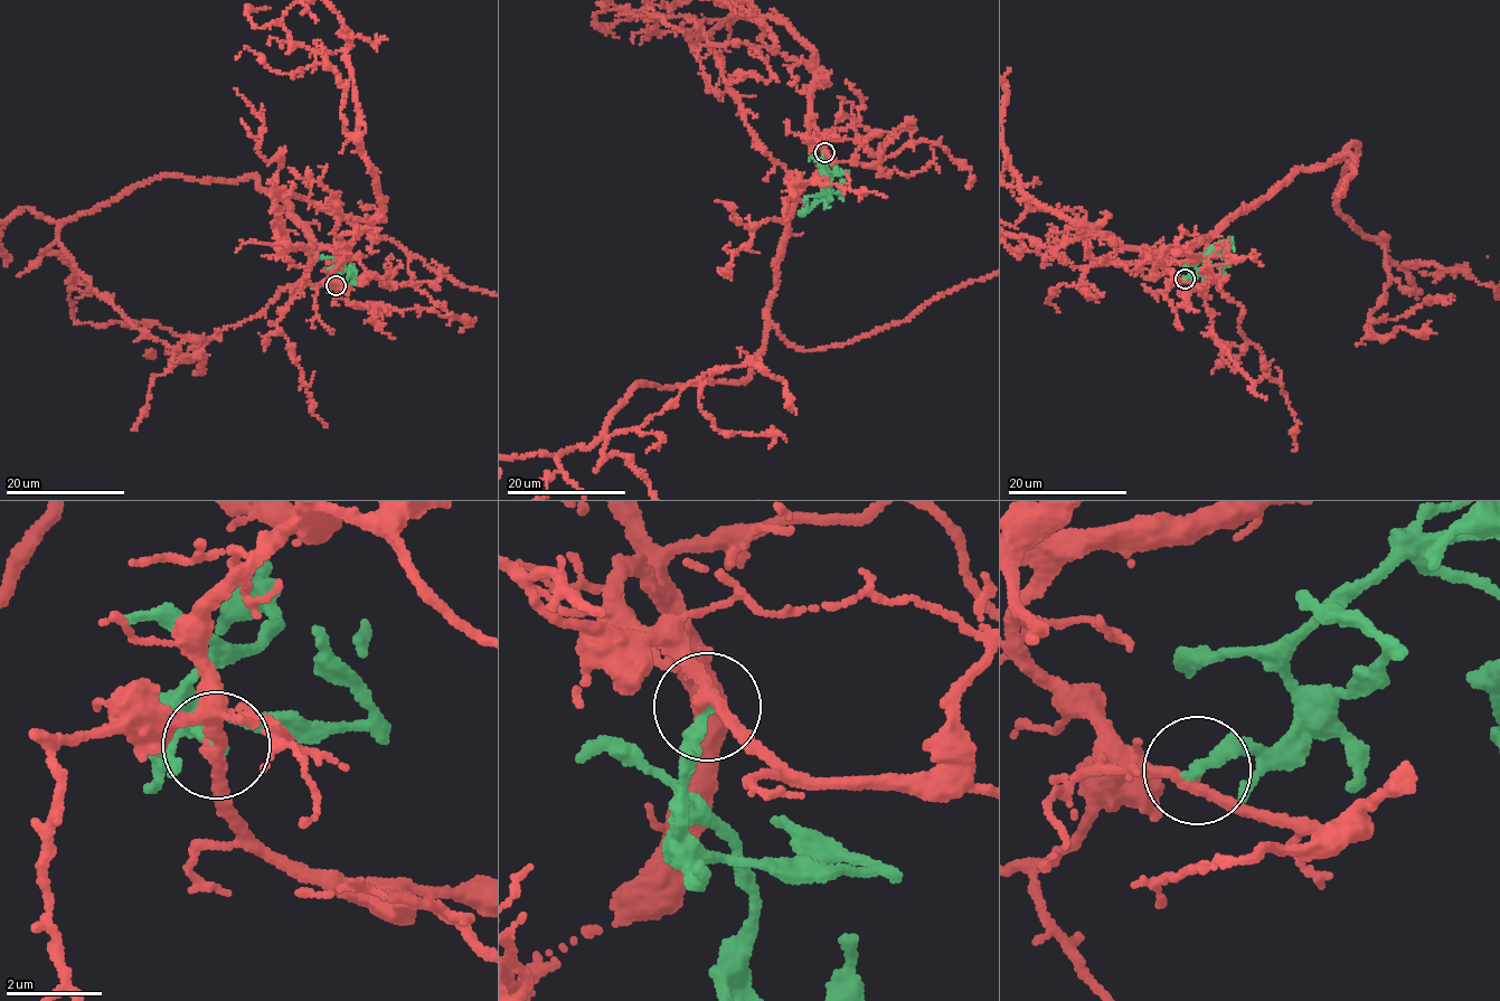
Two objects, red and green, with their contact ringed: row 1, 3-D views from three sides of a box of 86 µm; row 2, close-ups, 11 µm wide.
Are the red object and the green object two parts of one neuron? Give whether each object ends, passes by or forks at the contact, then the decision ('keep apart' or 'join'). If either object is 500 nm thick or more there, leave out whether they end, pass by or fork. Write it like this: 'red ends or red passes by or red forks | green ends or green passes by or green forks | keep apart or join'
red passes by | green ends | keep apart

